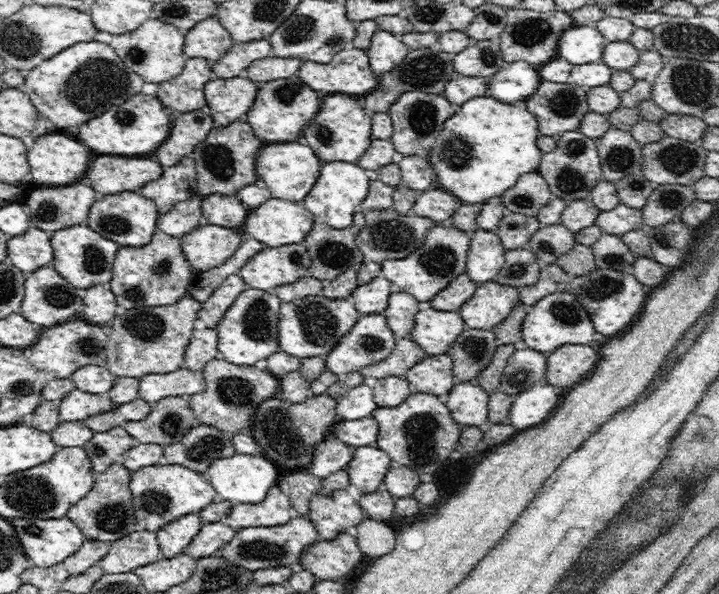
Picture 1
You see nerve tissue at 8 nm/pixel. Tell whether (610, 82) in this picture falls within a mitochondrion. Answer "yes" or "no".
no

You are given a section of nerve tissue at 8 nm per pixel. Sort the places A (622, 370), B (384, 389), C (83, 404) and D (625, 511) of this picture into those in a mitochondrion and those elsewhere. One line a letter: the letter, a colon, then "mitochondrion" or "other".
A: other
B: other
C: other
D: other

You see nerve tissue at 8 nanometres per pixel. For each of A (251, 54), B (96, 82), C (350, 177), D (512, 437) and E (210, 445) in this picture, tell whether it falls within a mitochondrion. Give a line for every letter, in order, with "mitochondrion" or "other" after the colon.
A: other
B: mitochondrion
C: other
D: other
E: mitochondrion

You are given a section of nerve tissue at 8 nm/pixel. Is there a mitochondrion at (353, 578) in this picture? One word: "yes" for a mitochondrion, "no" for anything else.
no

